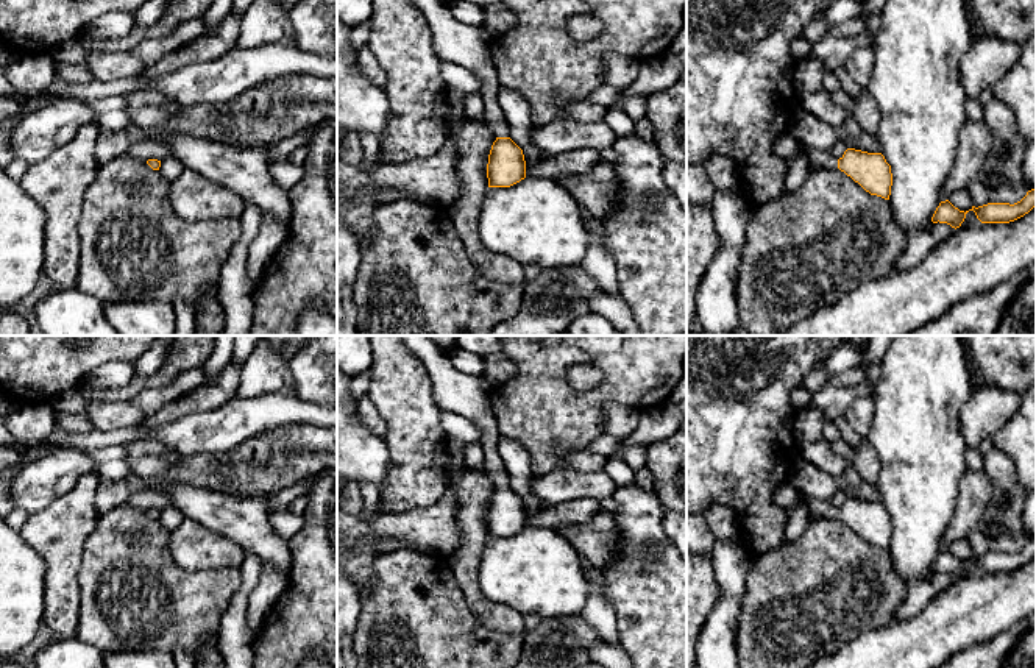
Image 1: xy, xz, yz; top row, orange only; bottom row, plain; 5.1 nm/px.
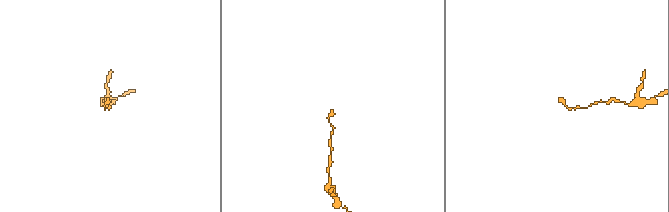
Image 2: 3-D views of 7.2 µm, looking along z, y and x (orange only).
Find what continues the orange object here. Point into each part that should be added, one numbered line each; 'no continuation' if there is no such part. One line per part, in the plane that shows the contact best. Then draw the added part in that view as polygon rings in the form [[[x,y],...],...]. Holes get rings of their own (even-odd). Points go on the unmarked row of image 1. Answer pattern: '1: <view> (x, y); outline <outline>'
1: xz (470, 397); outline [[[403,336],[404,343],[424,364],[432,381],[432,398],[440,410],[456,412],[482,431],[487,478],[496,487],[509,487],[509,473],[498,451],[501,439],[491,404],[493,384],[482,376],[457,371],[449,356],[428,336]]]

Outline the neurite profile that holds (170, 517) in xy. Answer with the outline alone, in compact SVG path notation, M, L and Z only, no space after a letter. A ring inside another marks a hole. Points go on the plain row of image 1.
M169 506L164 510L161 510L159 521L169 529L173 531L176 529L183 521L184 521L184 513L175 507Z

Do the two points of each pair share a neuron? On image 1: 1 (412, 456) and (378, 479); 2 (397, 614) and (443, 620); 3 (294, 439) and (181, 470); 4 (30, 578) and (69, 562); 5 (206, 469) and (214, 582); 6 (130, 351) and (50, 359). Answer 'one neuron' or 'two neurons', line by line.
1: two neurons
2: one neuron
3: one neuron
4: two neurons
5: two neurons
6: one neuron

